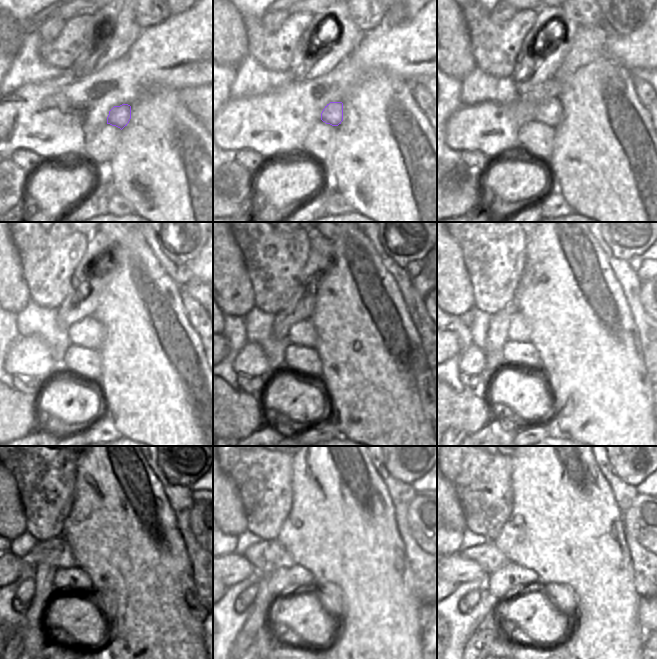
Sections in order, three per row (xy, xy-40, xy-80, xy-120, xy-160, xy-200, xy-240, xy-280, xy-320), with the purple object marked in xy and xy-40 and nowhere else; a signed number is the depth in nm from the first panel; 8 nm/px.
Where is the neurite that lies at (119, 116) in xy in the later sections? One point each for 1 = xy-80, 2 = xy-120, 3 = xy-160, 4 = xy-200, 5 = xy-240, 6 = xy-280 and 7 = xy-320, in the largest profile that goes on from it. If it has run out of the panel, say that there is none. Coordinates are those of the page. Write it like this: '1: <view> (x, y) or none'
1: xy-80 (550, 111)
2: xy-120 (90, 333)
3: xy-160 (303, 333)
4: xy-200 (519, 331)
5: xy-240 (57, 552)
6: xy-280 (267, 556)
7: xy-320 (488, 556)

